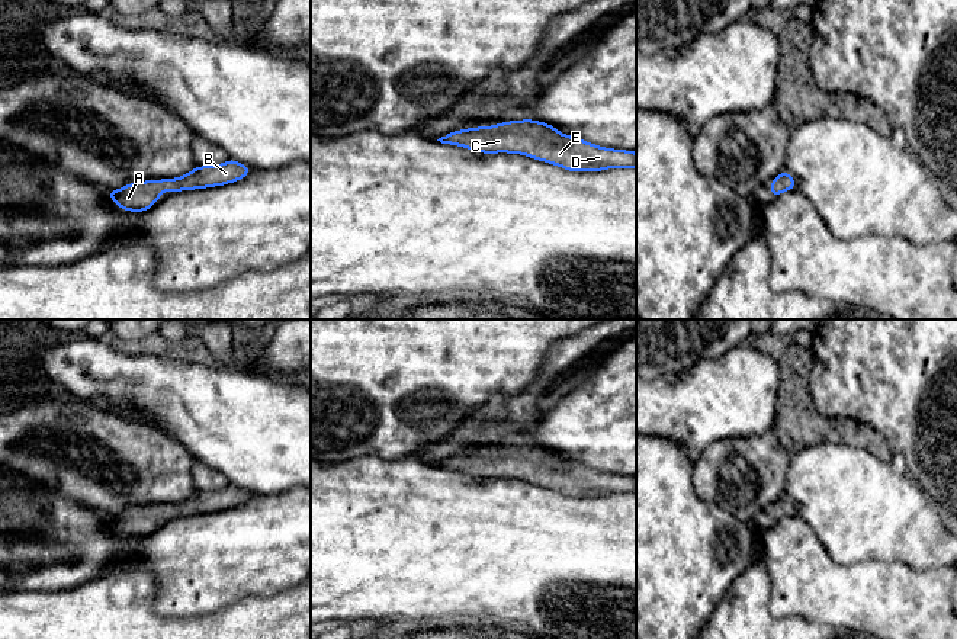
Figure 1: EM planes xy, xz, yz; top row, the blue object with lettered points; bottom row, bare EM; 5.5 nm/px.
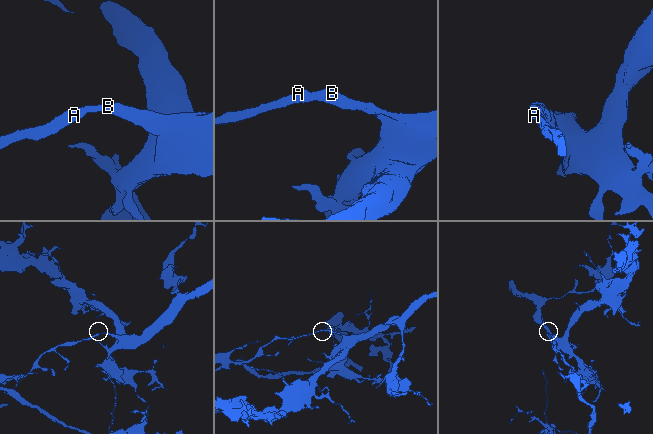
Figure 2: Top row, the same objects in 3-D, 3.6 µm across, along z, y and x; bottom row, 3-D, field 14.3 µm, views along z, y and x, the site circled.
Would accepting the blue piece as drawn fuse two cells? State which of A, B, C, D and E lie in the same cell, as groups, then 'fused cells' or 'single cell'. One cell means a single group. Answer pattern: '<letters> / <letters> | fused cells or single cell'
A B C D E | single cell

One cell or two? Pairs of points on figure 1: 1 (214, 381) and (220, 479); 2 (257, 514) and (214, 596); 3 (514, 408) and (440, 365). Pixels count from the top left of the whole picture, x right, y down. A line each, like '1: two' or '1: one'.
1: two
2: one
3: two

